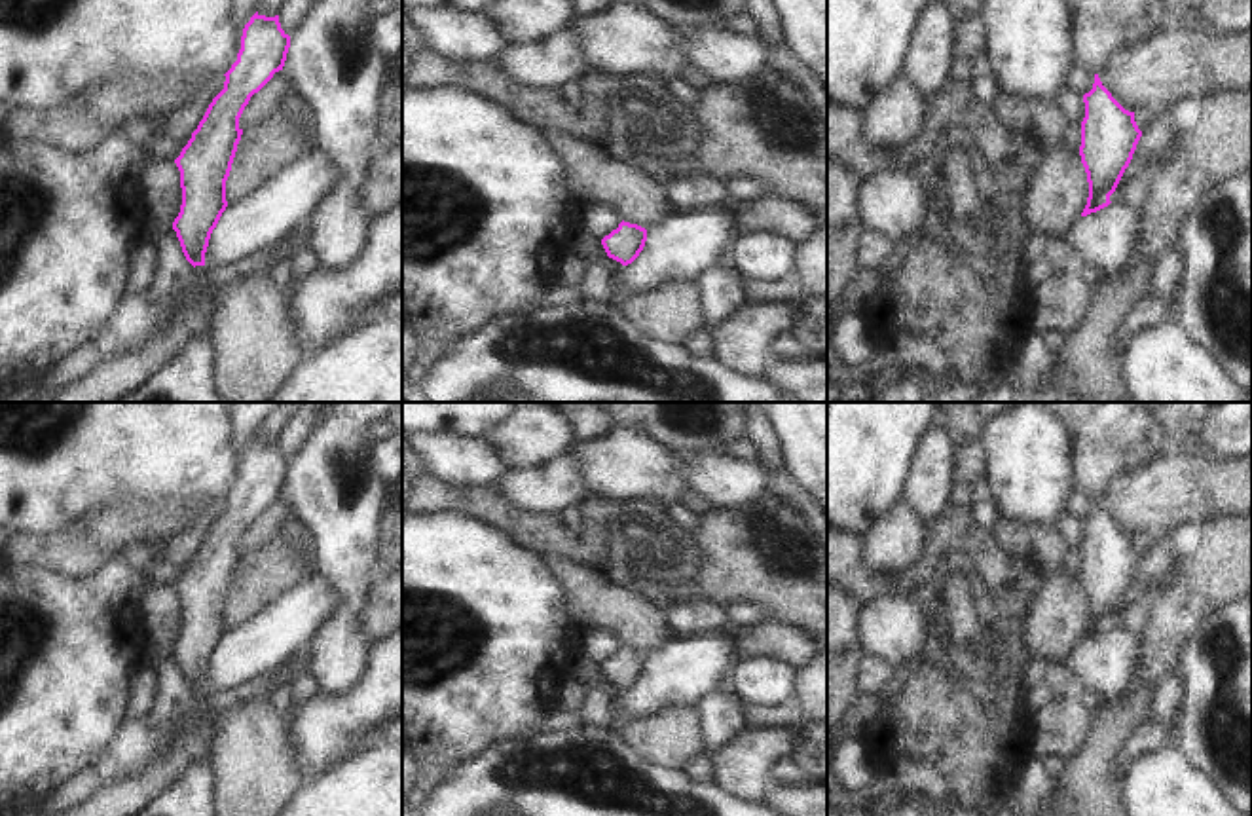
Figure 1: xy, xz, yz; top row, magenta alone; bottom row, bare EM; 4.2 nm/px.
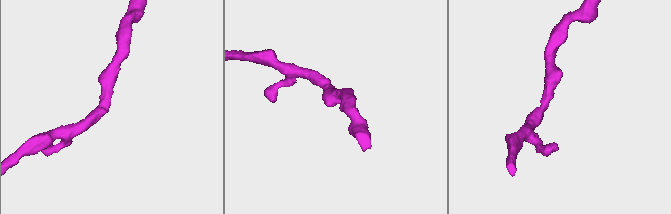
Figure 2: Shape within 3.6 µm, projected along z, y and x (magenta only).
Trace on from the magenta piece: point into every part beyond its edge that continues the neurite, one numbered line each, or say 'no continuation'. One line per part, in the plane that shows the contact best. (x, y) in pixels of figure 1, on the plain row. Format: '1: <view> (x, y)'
no continuation

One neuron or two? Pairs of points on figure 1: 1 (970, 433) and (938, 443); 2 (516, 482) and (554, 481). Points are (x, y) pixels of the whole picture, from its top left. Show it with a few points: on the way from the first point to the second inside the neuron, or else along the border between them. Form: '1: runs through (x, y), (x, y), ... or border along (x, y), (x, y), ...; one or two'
1: border along (941, 427), (957, 448); two
2: runs through (526, 482), (545, 482); one

